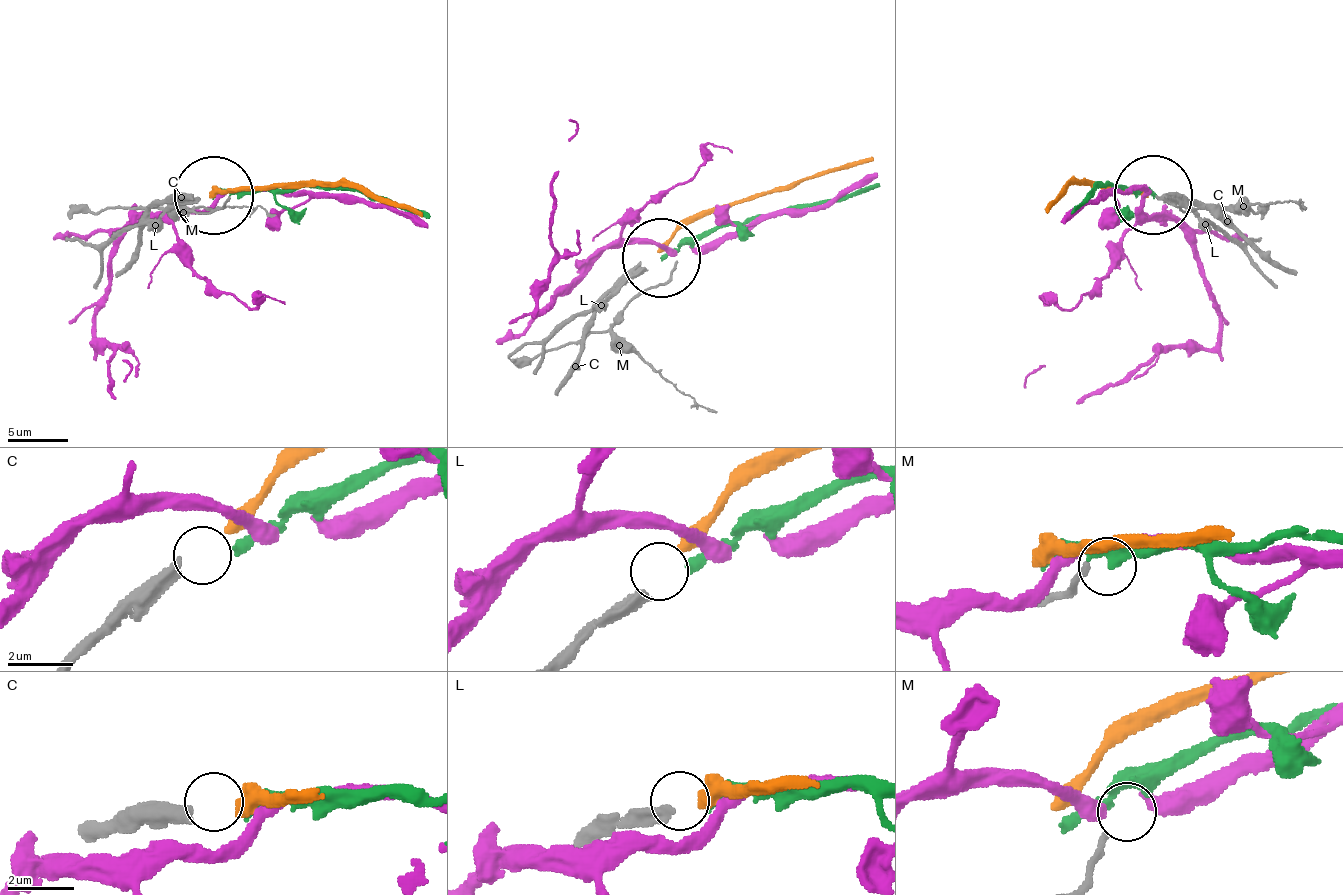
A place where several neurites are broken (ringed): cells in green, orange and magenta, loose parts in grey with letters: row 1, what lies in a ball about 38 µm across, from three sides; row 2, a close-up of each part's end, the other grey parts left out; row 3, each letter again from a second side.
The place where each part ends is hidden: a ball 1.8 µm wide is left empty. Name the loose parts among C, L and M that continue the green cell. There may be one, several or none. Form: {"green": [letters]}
{"green": ["L"]}

